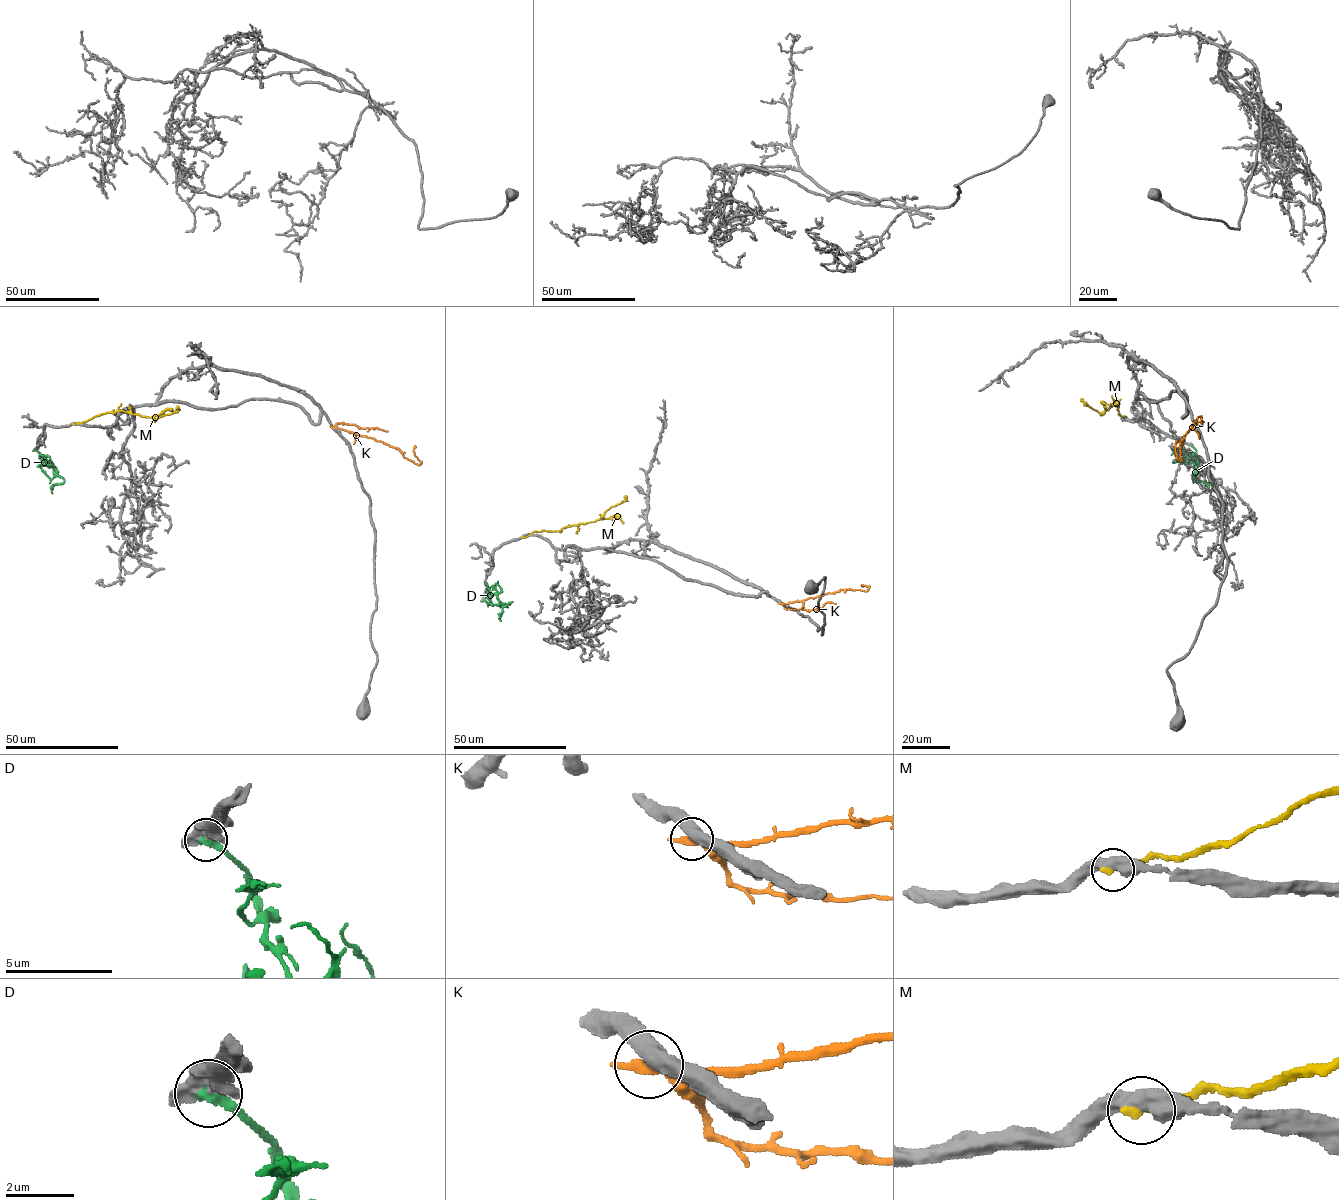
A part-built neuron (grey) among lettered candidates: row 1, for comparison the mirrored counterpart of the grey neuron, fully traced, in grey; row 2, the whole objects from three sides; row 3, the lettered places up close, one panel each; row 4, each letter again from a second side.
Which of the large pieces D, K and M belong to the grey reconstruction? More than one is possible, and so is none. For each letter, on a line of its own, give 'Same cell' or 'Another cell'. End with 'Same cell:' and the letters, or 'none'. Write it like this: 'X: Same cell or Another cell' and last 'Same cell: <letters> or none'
D: Same cell
K: Another cell
M: Another cell
Same cell: D

